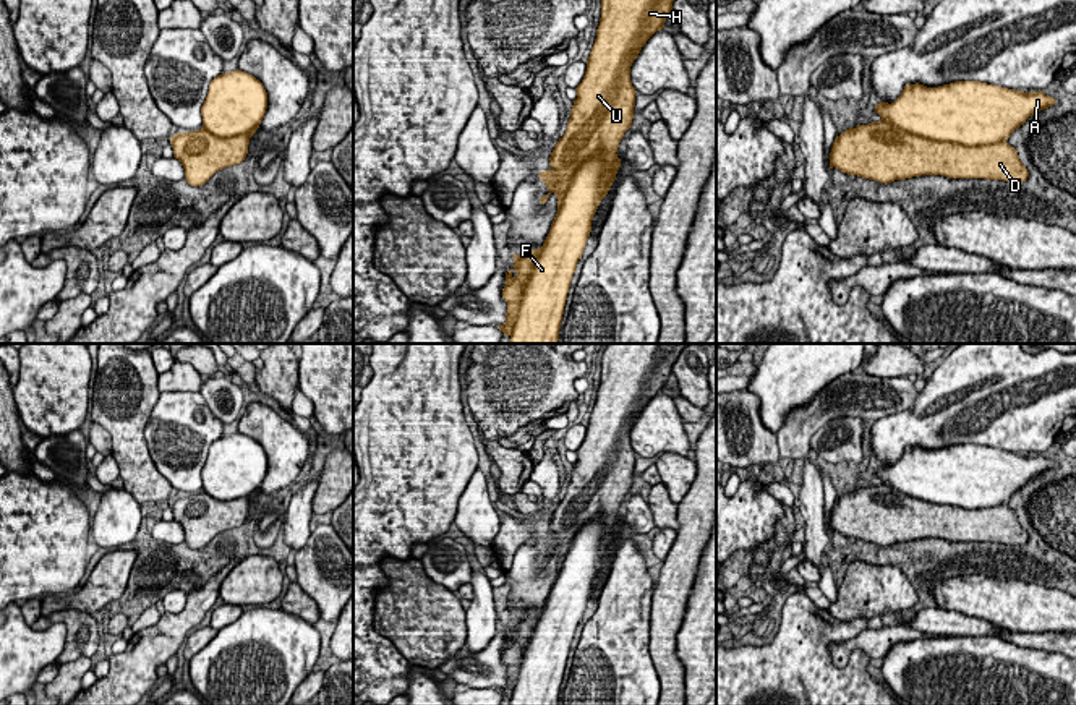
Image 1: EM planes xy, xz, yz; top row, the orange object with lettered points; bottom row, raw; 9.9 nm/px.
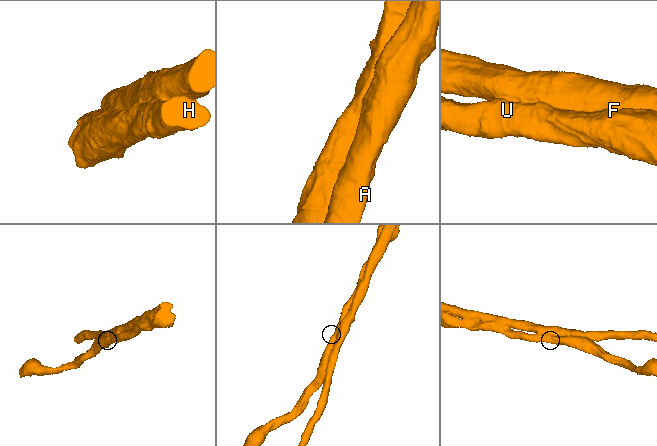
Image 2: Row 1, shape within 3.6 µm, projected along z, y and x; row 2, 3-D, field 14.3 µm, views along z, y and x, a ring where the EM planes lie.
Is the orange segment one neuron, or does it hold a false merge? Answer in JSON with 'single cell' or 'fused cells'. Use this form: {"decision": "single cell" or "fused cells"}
{"decision": "fused cells"}

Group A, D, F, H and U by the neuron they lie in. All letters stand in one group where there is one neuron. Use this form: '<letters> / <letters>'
A F / D H U

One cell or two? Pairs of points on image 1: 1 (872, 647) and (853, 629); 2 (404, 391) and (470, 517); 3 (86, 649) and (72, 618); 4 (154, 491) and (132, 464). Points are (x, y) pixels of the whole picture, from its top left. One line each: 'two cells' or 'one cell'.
1: two cells
2: two cells
3: one cell
4: one cell

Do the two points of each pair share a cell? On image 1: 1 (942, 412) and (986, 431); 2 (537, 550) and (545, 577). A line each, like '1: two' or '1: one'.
1: one
2: one

